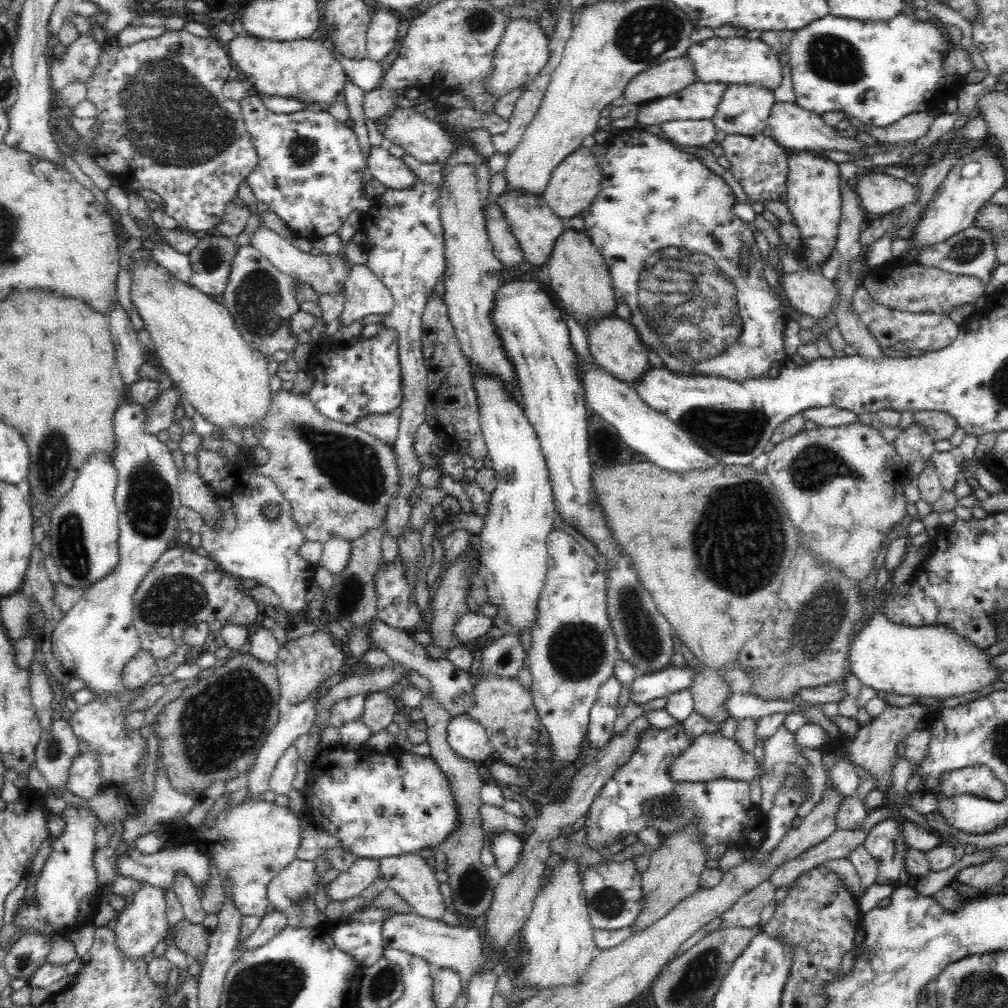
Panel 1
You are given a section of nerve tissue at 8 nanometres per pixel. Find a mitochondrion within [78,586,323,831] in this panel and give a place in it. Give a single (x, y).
(221, 726)

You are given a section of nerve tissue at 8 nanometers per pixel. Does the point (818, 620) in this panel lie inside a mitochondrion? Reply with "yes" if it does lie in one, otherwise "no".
yes

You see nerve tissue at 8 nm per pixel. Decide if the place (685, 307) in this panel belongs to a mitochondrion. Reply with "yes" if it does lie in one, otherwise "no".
yes

